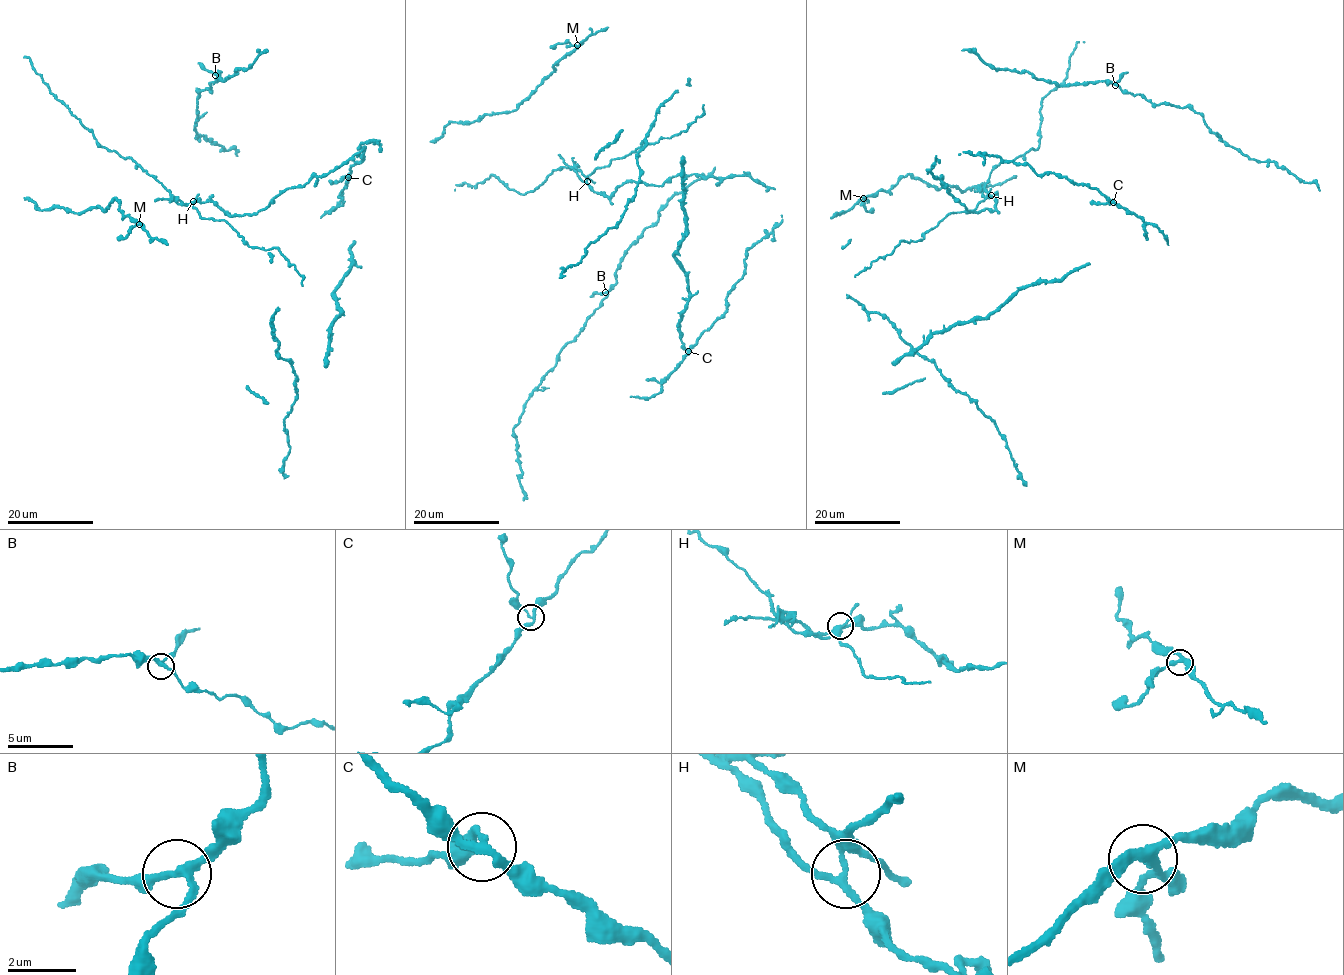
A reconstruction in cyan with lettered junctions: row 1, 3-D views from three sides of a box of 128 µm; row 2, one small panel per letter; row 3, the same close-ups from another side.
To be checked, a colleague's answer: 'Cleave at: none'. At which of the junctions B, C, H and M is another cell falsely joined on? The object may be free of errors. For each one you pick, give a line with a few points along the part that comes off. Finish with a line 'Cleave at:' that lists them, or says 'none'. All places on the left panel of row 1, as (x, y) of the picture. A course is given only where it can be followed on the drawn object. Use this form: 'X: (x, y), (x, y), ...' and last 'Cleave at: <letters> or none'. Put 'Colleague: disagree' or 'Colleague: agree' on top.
Colleague: disagree
H: (192, 202), (188, 205), (177, 203), (155, 178), (131, 158), (104, 148), (52, 94), (28, 58), (24, 57)
Cleave at: H

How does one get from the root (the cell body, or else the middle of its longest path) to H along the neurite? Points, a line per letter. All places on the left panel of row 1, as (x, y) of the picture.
H: (212, 218), (201, 217), (192, 202)

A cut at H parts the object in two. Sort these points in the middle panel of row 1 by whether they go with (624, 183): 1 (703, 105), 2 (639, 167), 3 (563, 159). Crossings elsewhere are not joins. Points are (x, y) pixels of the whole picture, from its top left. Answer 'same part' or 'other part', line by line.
1: other part
2: same part
3: same part

